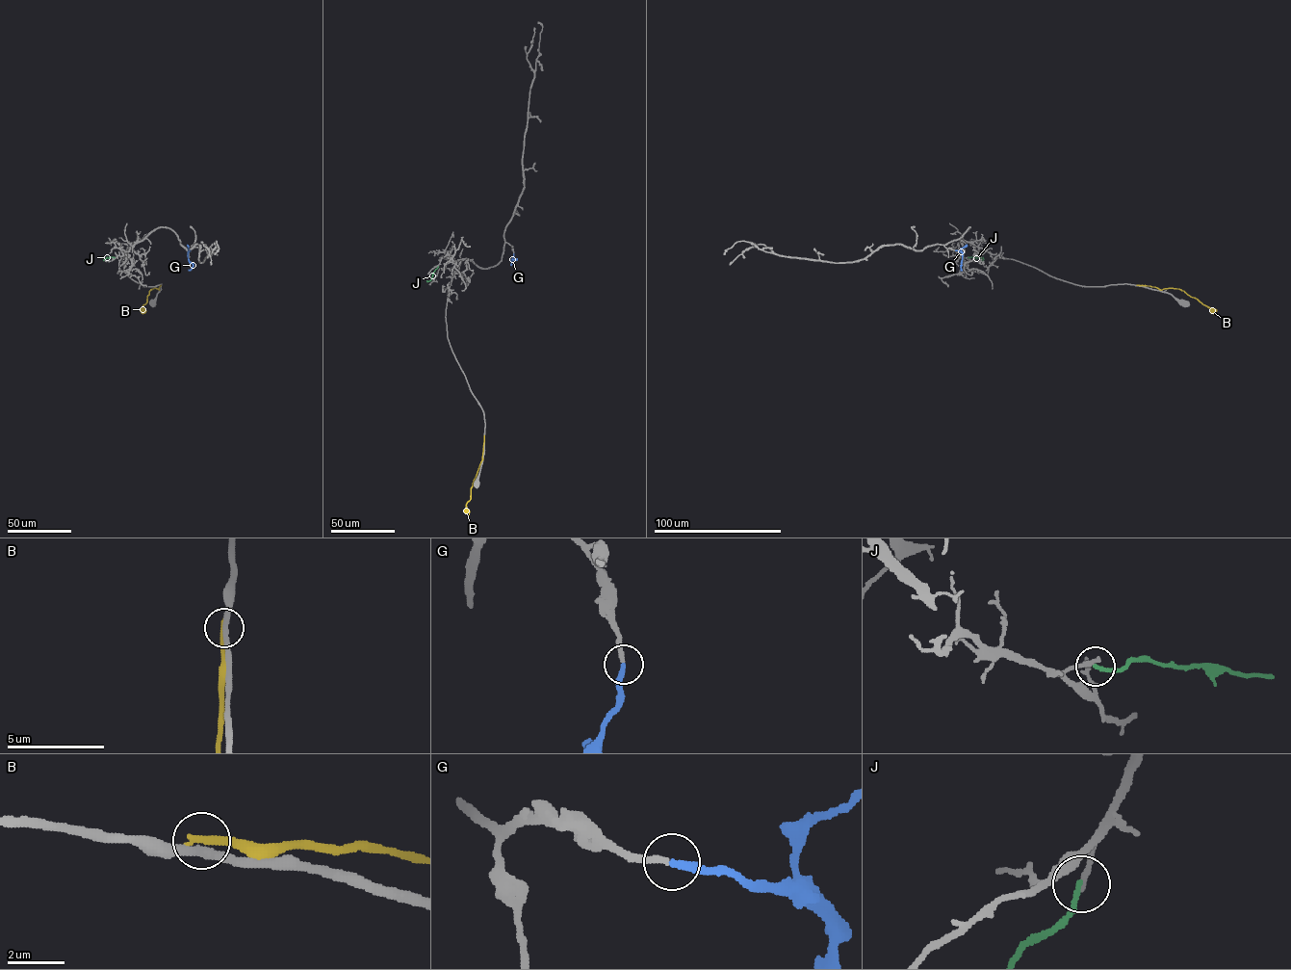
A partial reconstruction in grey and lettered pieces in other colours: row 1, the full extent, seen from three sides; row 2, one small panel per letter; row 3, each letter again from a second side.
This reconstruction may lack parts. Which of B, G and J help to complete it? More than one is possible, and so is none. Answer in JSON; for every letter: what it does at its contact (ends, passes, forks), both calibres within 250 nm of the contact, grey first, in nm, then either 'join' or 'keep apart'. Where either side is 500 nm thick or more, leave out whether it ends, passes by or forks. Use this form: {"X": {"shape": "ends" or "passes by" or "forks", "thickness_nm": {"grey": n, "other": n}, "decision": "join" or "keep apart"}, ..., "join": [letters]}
{"B": {"shape": "ends", "thickness_nm": {"grey": 280, "other": 320}, "decision": "keep apart"}, "G": {"shape": "ends", "thickness_nm": {"grey": 200, "other": 240}, "decision": "join"}, "J": {"shape": "ends", "thickness_nm": {"grey": 220, "other": 160}, "decision": "keep apart"}, "join": ["G"]}

